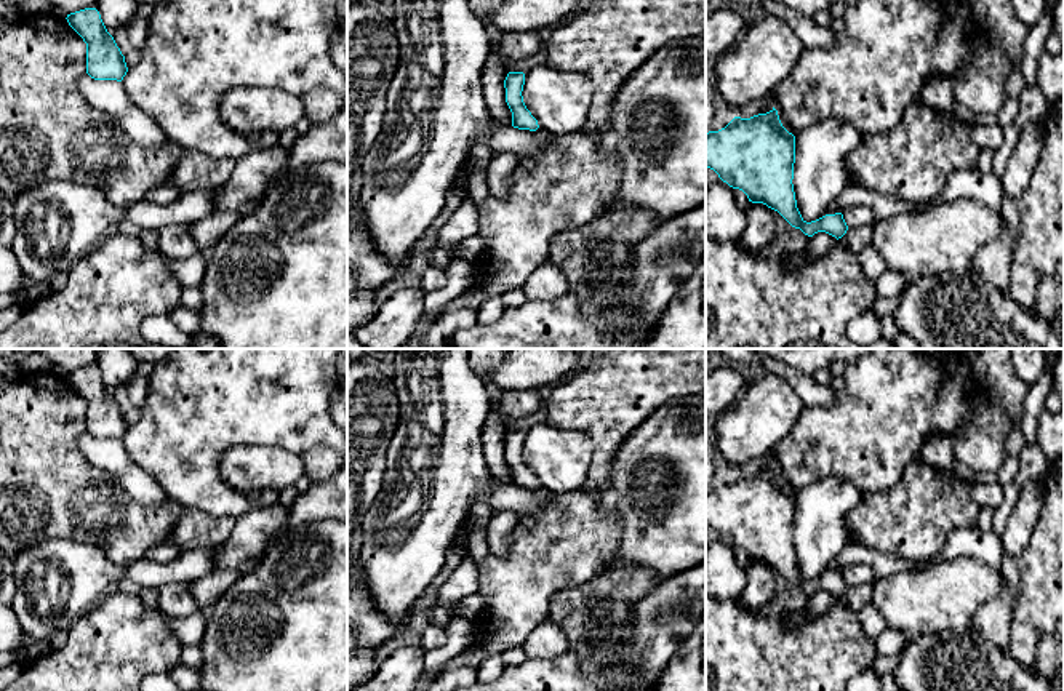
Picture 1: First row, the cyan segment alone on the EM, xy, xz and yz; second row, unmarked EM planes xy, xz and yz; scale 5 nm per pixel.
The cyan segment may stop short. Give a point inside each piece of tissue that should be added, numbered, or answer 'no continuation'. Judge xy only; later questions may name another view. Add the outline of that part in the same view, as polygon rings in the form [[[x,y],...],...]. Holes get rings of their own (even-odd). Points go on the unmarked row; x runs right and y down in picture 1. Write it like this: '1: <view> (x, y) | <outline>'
no continuation

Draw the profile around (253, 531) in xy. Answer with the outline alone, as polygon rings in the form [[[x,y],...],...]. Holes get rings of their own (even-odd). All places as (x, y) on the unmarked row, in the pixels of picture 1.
[[[278,502],[238,517],[229,539],[218,547],[216,569],[238,569],[262,557],[269,542],[278,536],[288,521],[290,510]]]

